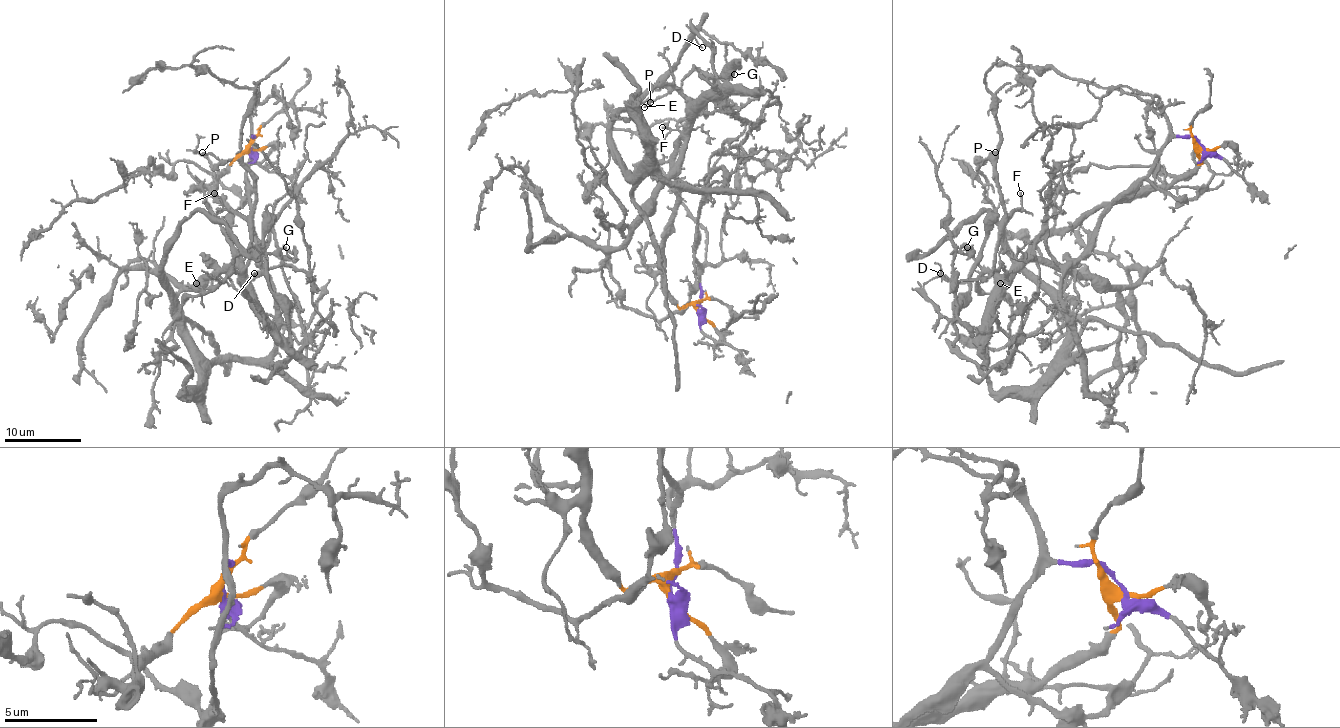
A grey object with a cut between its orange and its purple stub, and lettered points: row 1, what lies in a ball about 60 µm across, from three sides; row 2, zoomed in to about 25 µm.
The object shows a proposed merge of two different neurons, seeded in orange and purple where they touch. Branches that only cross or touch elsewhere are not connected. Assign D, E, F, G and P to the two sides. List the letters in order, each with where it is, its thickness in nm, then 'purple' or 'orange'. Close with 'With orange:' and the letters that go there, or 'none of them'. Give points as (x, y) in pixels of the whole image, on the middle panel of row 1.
D: (702, 47) | 120 nm | orange
E: (644, 107) | 130 nm | orange
F: (662, 127) | 110 nm | orange
G: (734, 74) | 180 nm | orange
P: (650, 102) | 150 nm | orange
With orange: D, E, F, G, P

